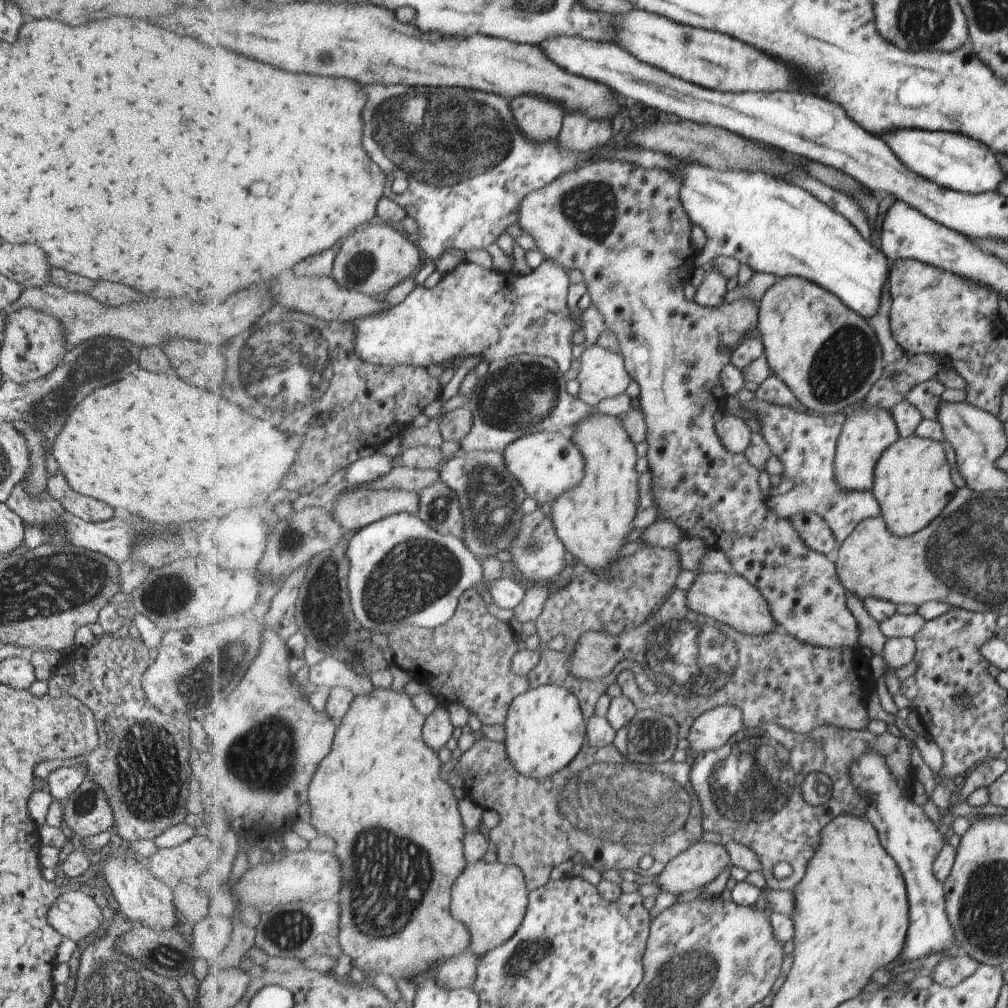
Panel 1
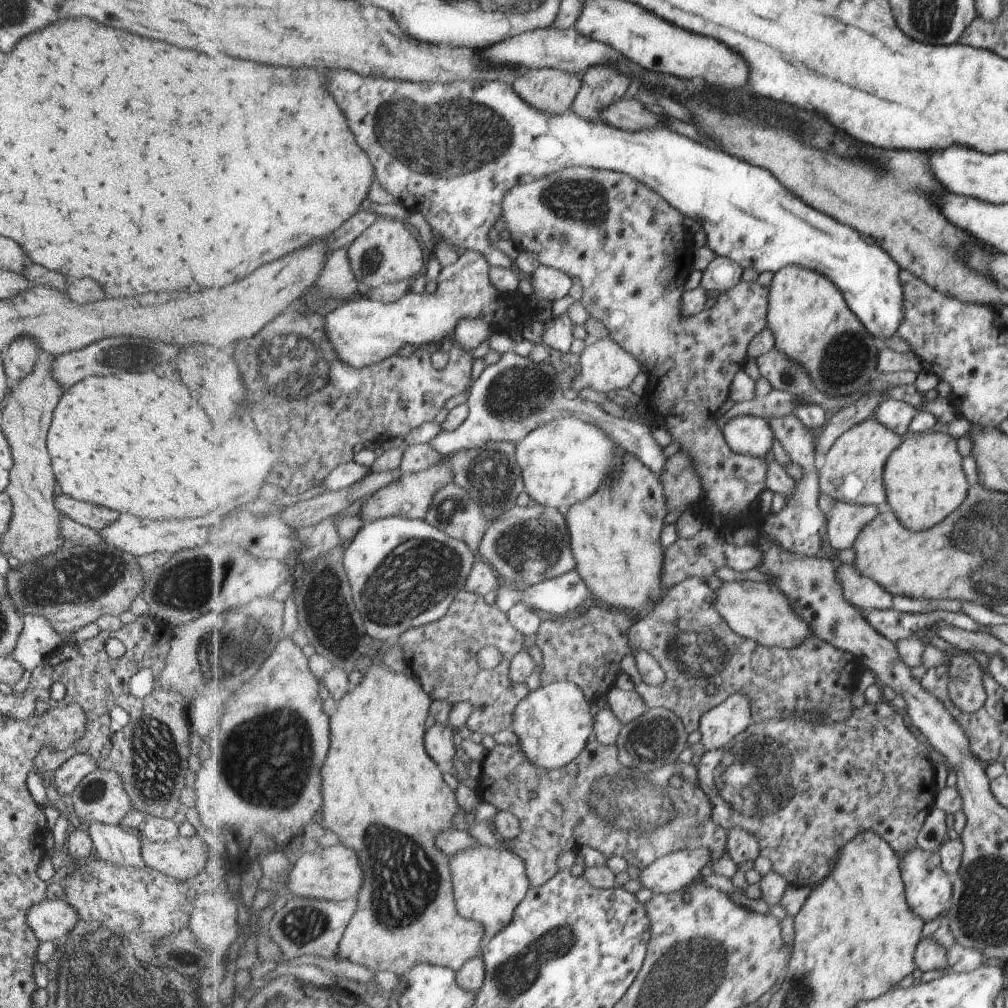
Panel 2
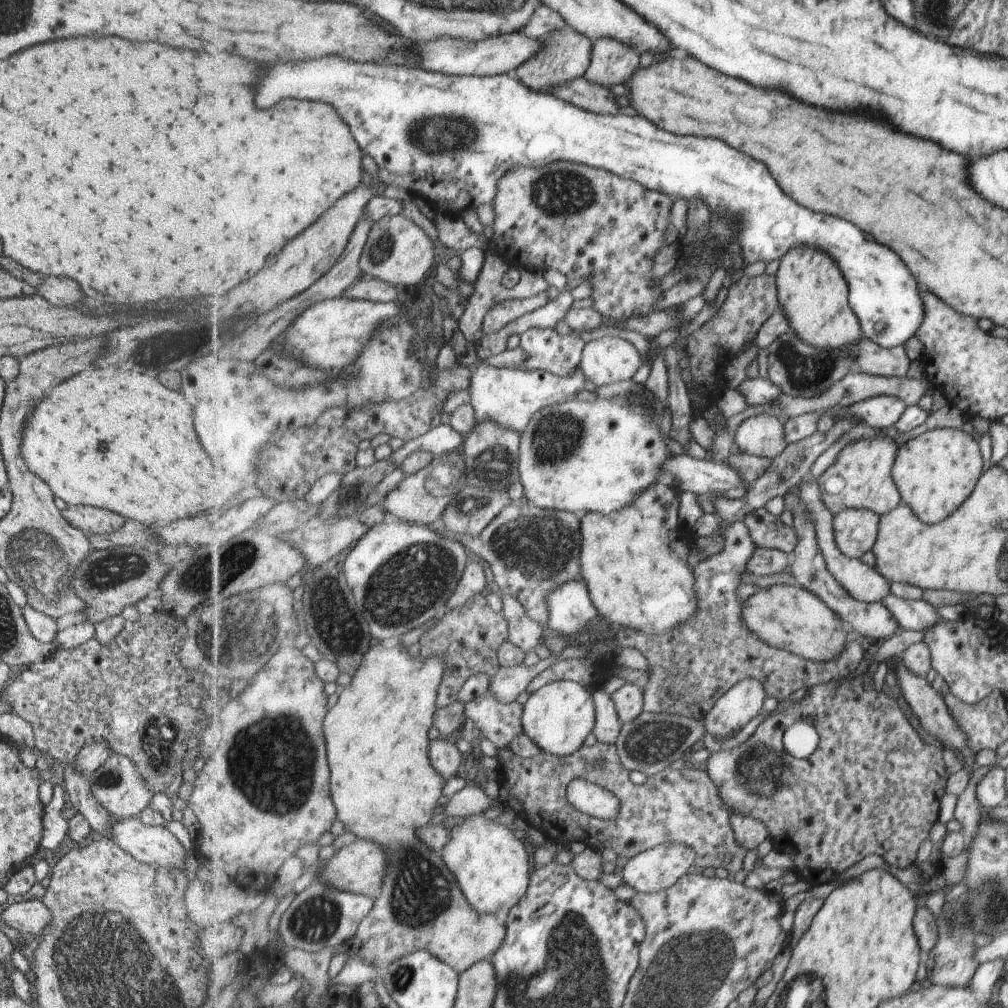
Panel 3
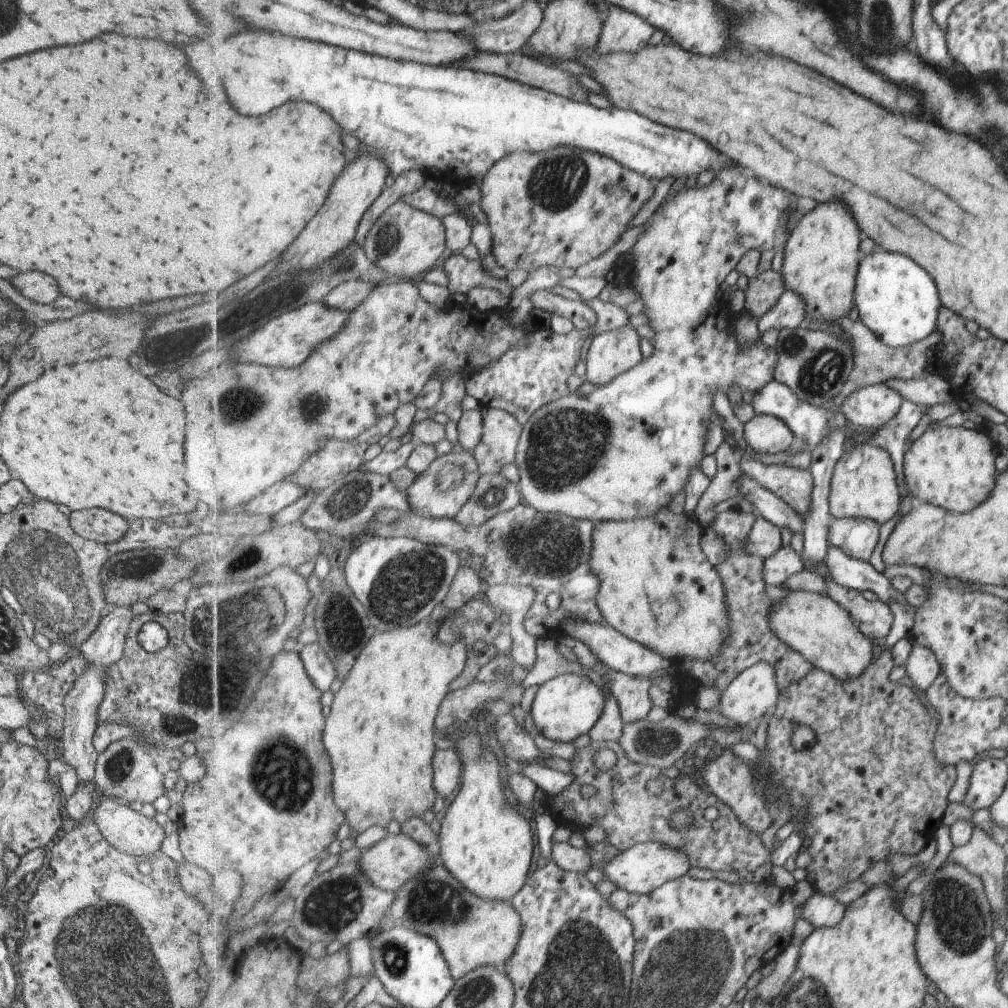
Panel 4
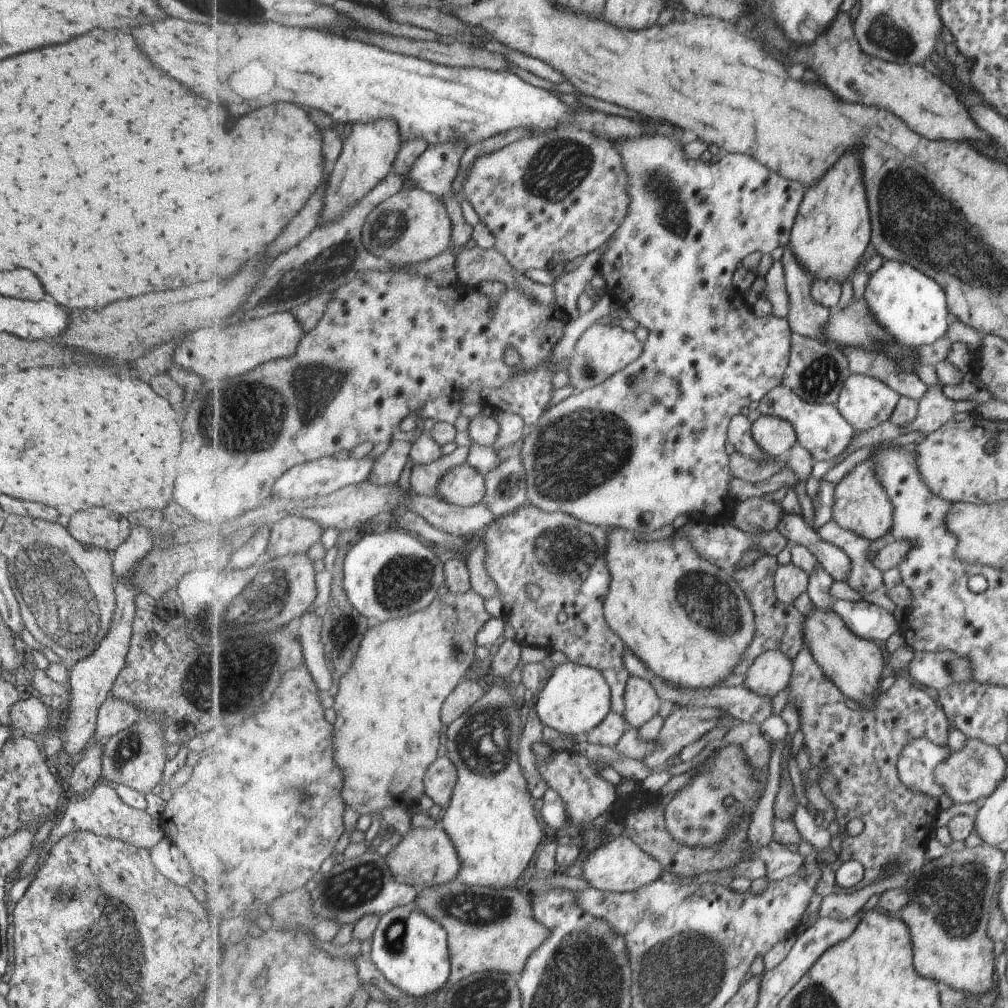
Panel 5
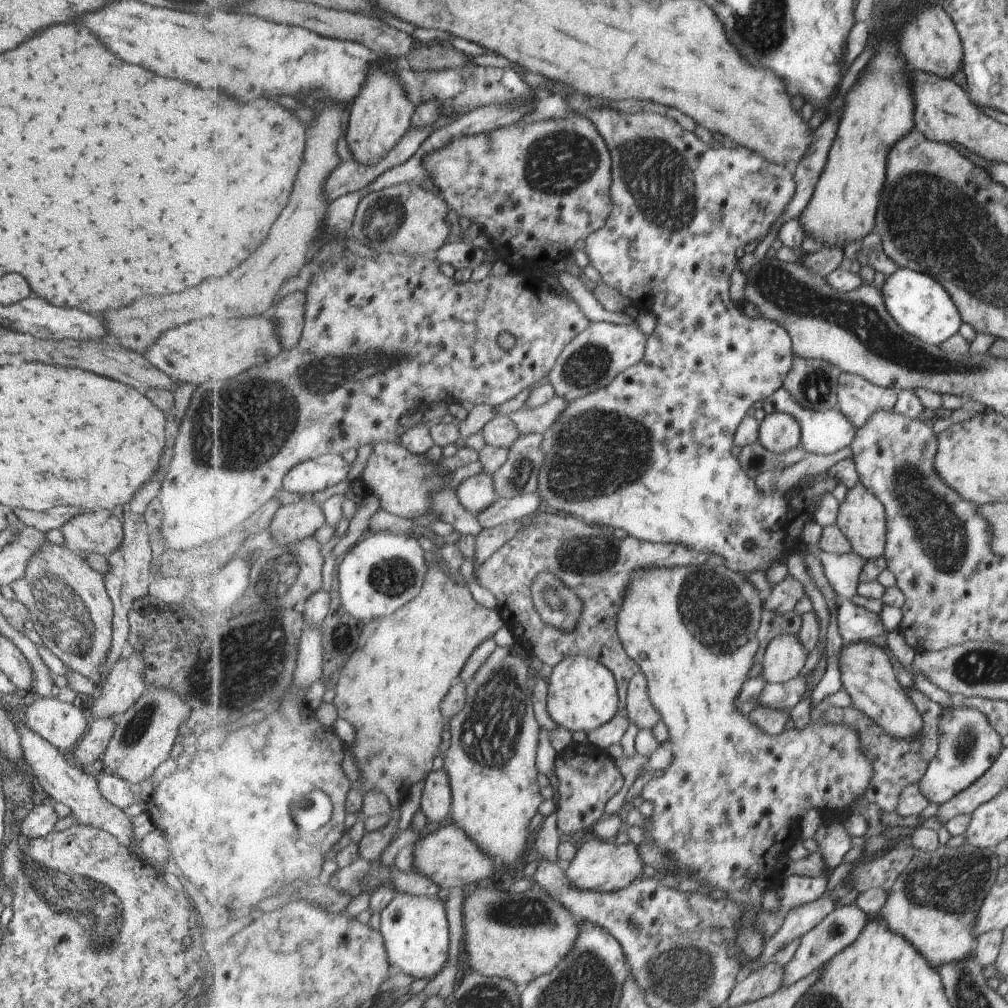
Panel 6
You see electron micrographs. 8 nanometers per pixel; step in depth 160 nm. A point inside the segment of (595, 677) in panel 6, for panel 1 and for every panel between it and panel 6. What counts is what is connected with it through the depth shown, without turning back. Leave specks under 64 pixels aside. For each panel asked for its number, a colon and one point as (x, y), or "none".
1: (545, 731)
2: (553, 724)
3: (557, 718)
4: (568, 706)
5: (576, 698)

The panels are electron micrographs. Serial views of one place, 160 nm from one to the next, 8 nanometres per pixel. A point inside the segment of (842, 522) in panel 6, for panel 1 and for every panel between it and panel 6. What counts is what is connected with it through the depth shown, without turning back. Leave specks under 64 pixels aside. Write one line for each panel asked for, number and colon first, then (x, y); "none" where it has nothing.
1: (867, 432)
2: (852, 472)
3: (860, 478)
4: (863, 485)
5: (862, 505)

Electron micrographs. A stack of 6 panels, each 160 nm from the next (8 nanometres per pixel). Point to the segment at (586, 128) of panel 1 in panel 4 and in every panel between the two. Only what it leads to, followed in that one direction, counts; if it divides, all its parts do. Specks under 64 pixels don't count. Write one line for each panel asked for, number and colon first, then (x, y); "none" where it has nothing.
2: (602, 87)
3: (613, 62)
4: (623, 31)

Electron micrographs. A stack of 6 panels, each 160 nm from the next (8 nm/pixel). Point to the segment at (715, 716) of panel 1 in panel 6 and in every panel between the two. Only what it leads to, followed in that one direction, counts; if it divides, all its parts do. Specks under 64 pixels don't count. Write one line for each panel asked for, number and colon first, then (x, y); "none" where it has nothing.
2: (720, 726)
3: (735, 709)
4: (756, 691)
5: (771, 673)
6: (786, 656)

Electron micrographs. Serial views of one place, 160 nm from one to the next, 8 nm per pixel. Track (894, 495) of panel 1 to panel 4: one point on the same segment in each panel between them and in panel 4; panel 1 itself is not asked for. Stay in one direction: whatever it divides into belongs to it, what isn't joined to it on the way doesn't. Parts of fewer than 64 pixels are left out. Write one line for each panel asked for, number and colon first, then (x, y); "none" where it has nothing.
2: (925, 485)
3: (936, 470)
4: (951, 468)

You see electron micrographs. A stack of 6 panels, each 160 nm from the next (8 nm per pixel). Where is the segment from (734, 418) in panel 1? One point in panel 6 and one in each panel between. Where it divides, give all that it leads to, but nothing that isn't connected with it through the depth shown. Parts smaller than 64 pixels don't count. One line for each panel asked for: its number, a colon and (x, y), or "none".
2: (747, 435)
3: (763, 435)
4: (765, 433)
5: (775, 435)
6: (779, 432)

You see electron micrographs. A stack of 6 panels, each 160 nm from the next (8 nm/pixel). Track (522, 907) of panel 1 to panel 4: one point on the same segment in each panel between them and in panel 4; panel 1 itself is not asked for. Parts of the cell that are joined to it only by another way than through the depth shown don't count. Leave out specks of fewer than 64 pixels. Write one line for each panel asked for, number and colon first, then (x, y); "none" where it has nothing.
2: (490, 883)
3: (491, 865)
4: (487, 845)

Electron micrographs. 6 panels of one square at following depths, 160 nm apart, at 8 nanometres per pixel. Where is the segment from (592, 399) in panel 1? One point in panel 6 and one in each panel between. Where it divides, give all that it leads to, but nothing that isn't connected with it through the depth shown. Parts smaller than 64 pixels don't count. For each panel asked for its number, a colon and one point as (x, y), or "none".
2: (605, 366)
3: (611, 359)
4: (610, 354)
5: (601, 351)
6: (595, 358)

